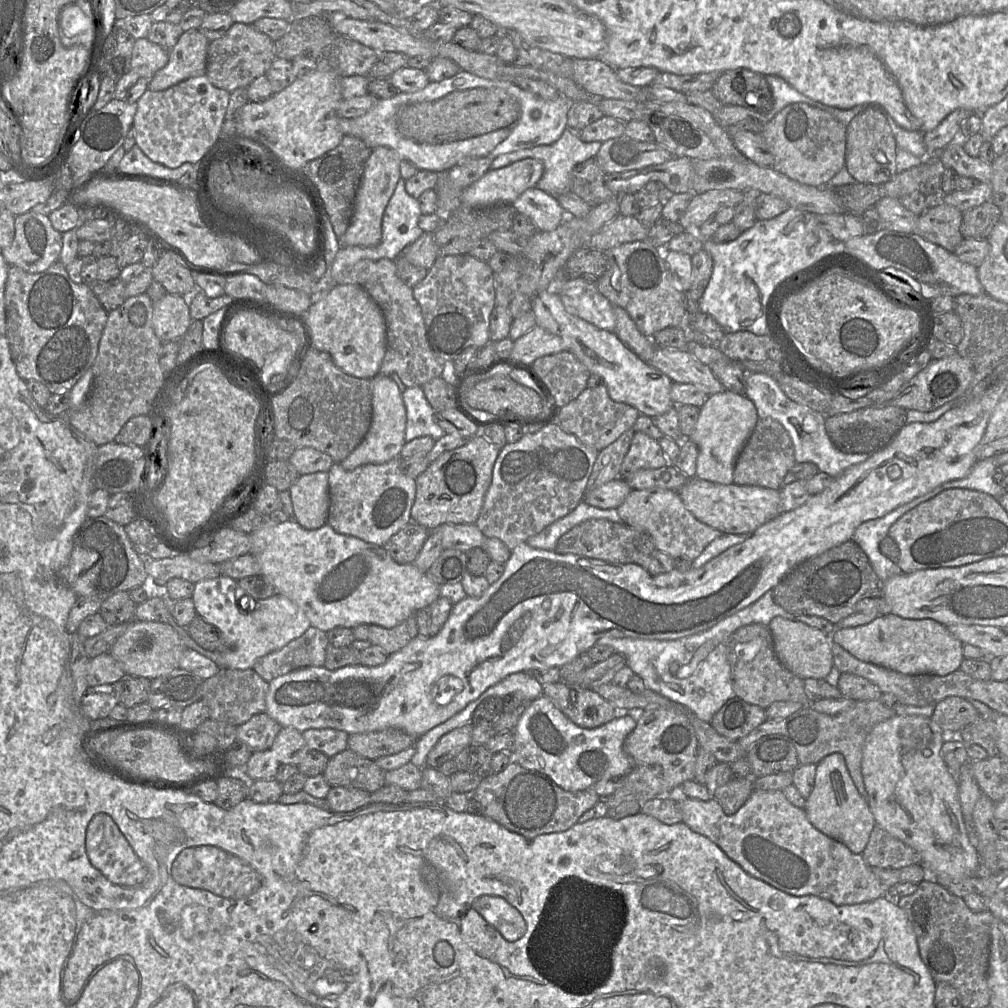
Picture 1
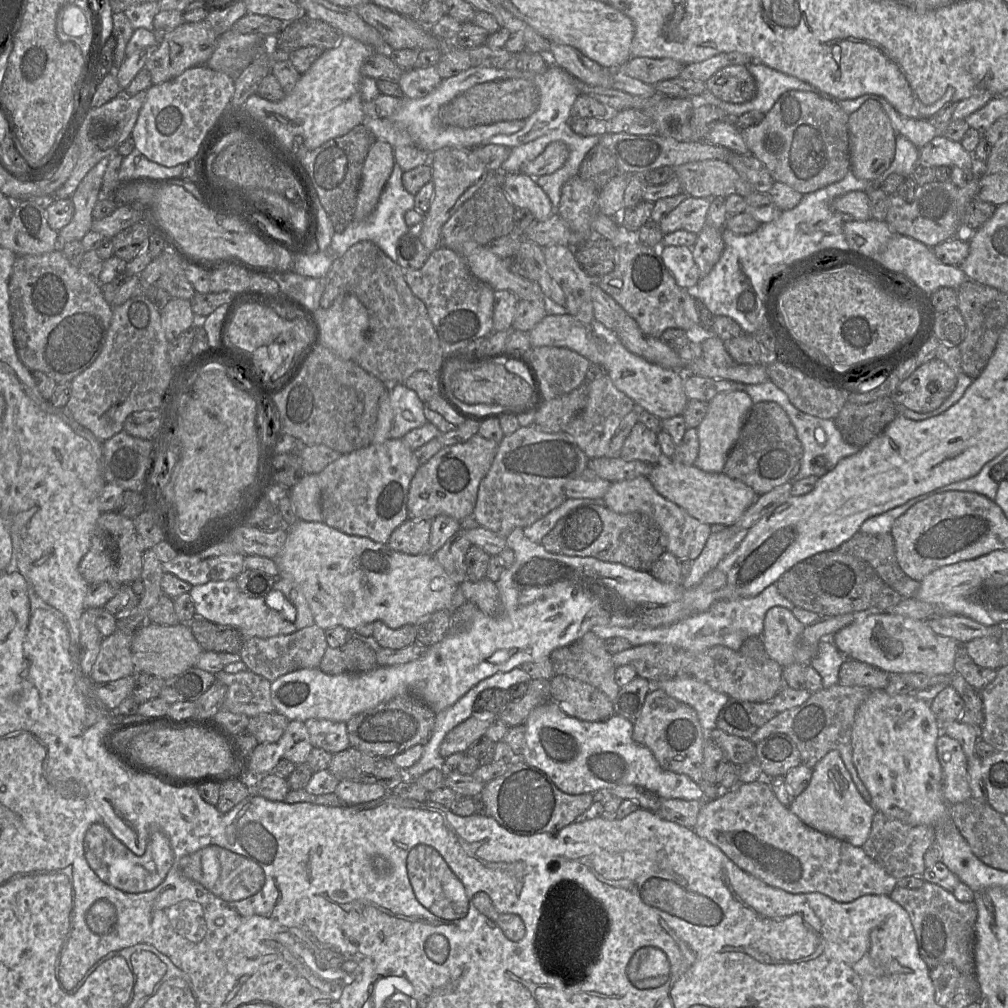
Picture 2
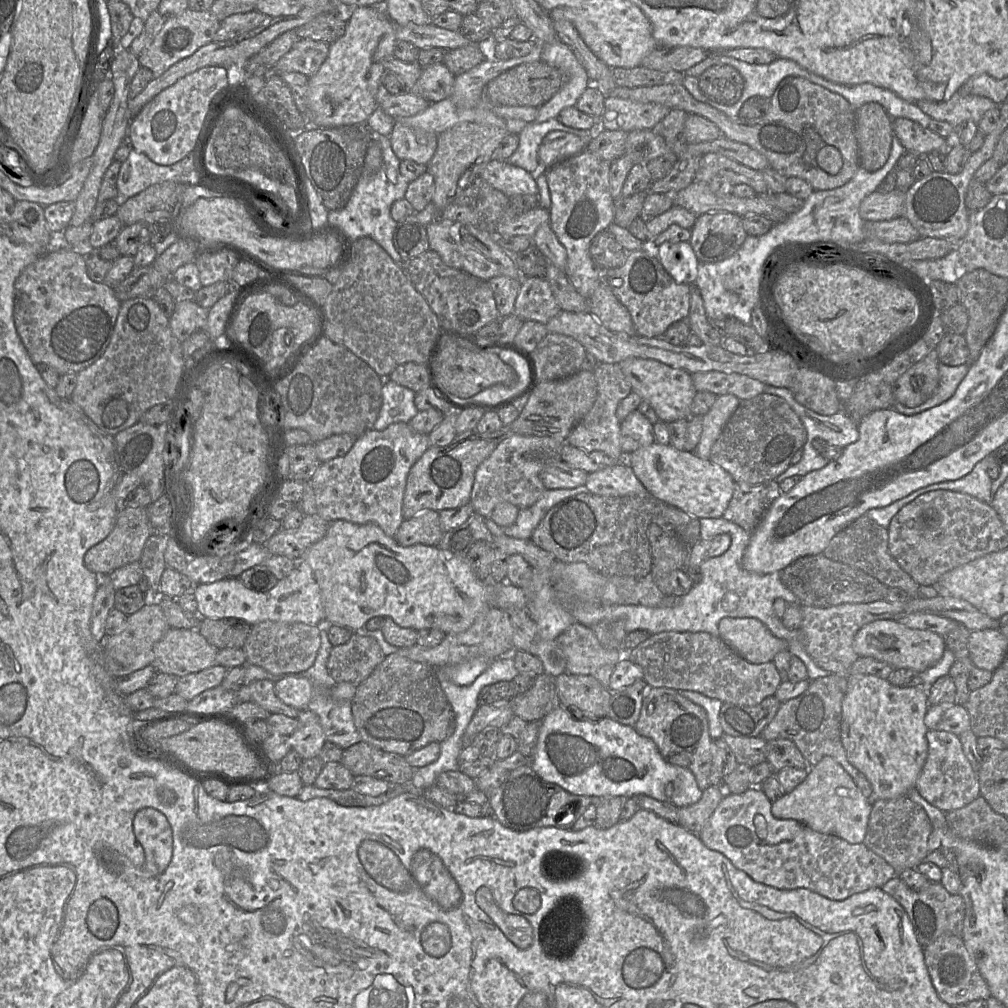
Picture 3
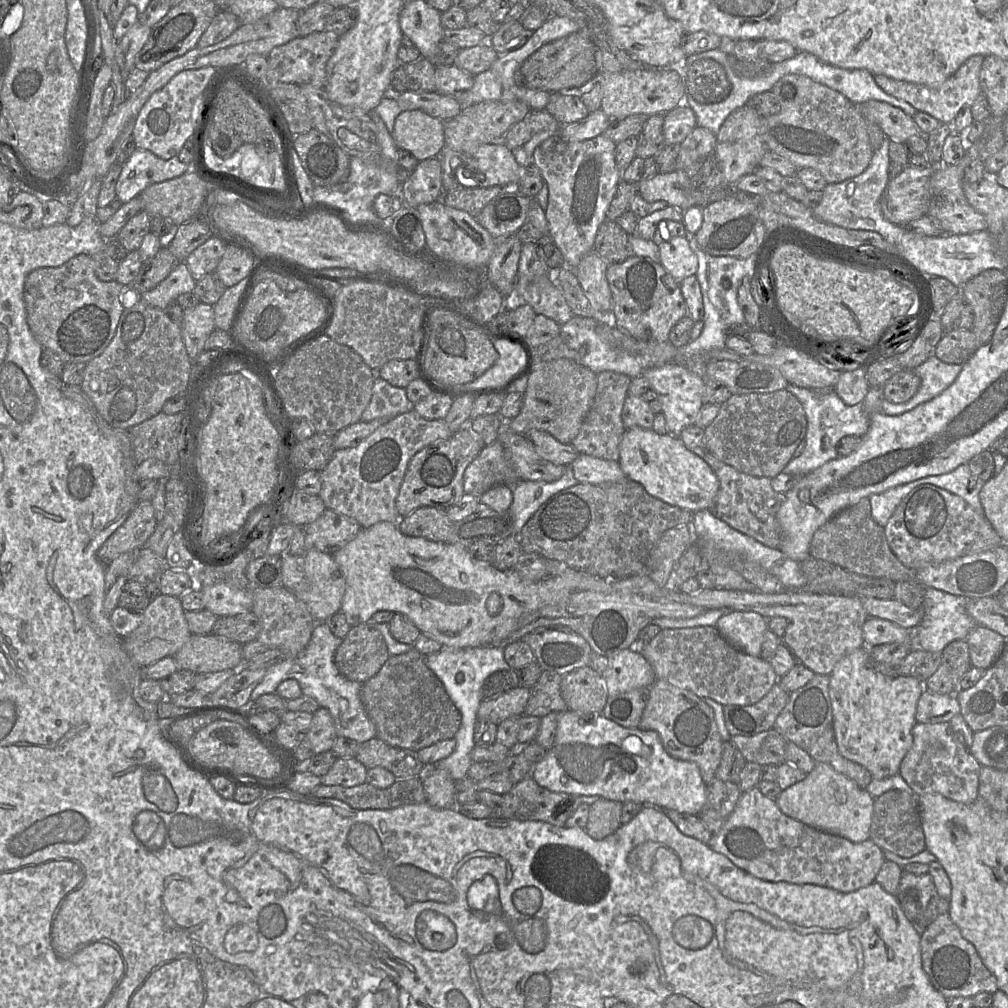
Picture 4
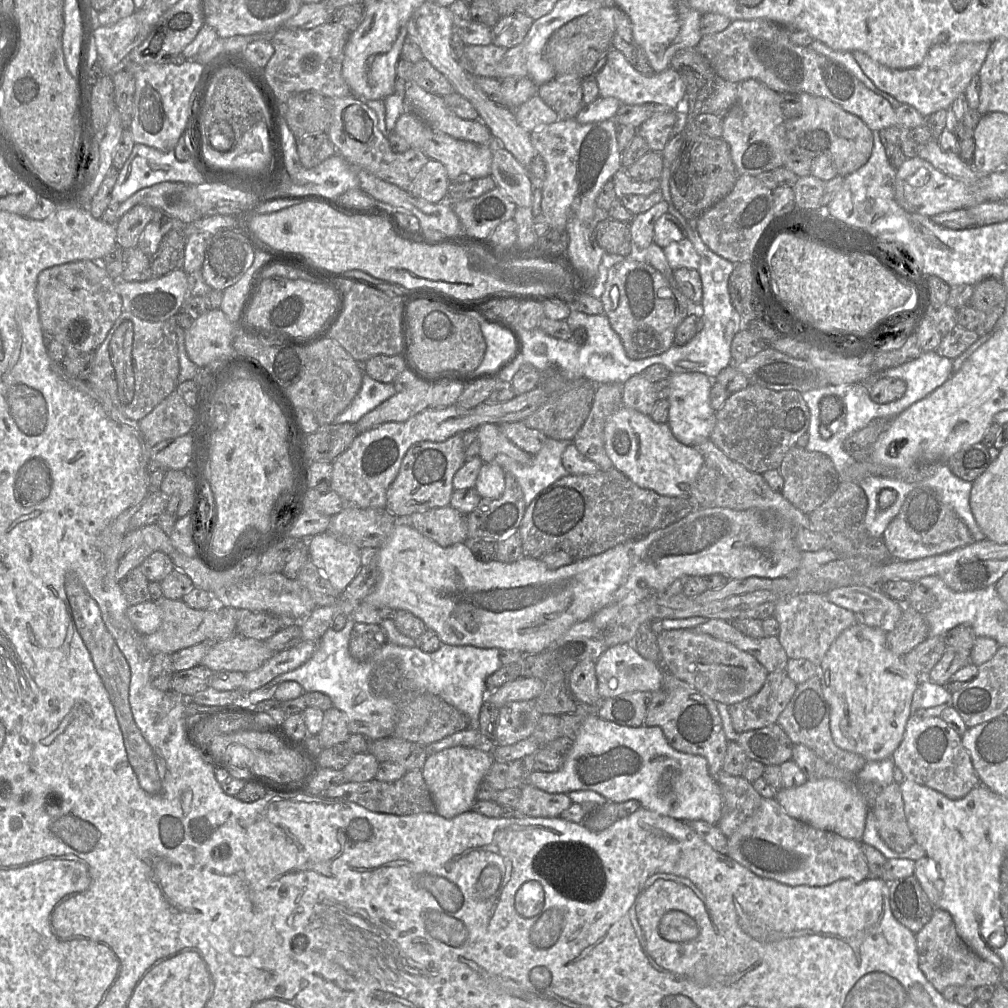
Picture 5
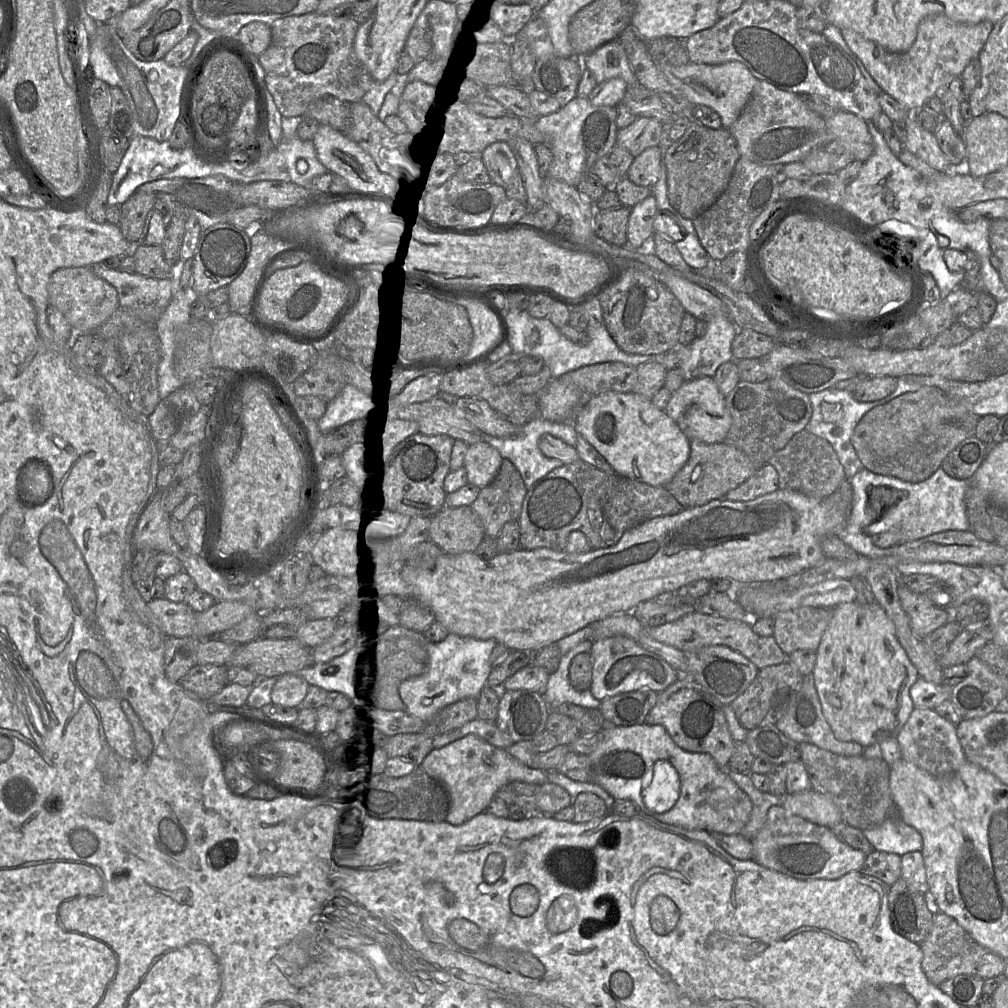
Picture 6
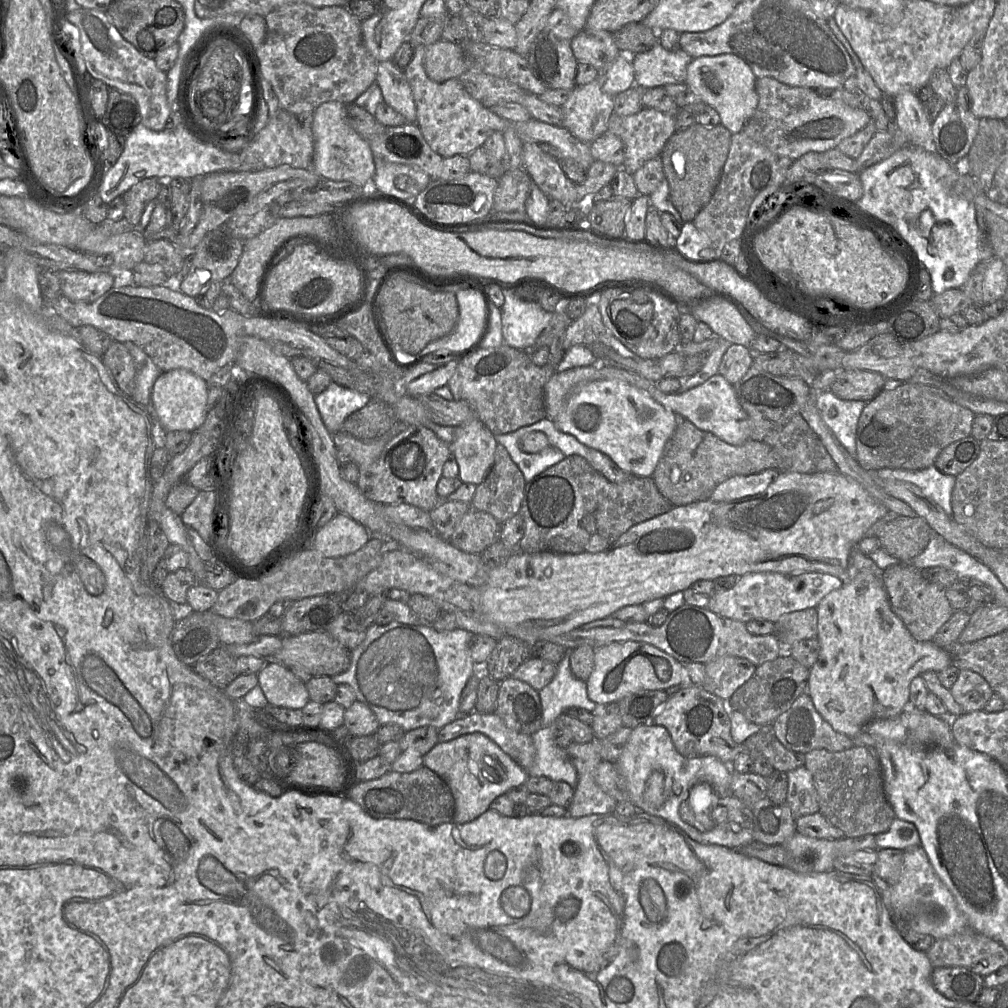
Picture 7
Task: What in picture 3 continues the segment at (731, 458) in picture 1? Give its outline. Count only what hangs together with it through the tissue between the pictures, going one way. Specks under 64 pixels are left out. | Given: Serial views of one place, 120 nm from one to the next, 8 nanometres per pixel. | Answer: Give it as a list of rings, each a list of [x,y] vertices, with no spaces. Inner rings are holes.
[[[733,394],[719,395],[710,410],[703,416],[701,438],[694,451],[701,459],[709,459],[713,444],[739,403],[740,399]]]

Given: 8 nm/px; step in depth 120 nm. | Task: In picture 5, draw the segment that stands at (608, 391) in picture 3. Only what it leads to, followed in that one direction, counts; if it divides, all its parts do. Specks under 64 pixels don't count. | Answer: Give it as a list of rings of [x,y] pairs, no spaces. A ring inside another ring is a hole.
[[[596,384],[596,392],[589,415],[575,435],[573,443],[585,457],[595,462],[600,470],[608,471],[613,467],[605,451],[604,429],[612,417],[623,405],[623,384]]]

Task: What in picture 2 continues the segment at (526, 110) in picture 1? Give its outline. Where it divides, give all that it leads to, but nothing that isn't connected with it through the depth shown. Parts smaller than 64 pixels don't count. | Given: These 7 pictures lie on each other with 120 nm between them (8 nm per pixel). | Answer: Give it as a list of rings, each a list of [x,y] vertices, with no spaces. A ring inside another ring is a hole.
[[[549,65],[545,73],[536,75],[533,79],[539,90],[540,103],[537,110],[527,118],[524,127],[511,135],[495,135],[488,143],[514,148],[531,142],[551,130],[557,129],[563,123],[568,123],[571,119],[571,108],[579,96],[579,91],[574,84],[574,79],[575,77],[573,75],[558,65]]]

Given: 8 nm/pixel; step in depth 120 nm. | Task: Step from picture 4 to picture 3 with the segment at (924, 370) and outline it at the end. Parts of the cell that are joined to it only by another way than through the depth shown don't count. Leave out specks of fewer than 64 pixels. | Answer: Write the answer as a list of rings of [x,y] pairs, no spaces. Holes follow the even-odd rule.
[[[940,362],[938,366],[939,386],[931,398],[921,405],[912,408],[895,401],[892,408],[903,415],[912,416],[944,403],[955,394],[959,384],[967,375],[969,367],[970,364],[948,366]]]

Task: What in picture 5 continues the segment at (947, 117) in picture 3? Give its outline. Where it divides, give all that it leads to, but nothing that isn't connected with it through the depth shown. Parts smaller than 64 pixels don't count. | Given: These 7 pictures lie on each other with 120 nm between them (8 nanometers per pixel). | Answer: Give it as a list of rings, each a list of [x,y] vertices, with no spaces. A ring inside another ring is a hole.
[[[991,41],[937,44],[930,48],[923,61],[912,68],[892,69],[886,67],[862,51],[852,51],[863,72],[882,91],[902,104],[913,106],[921,115],[928,117],[938,110],[950,109],[953,101],[965,93],[971,79],[979,74],[986,59]]]

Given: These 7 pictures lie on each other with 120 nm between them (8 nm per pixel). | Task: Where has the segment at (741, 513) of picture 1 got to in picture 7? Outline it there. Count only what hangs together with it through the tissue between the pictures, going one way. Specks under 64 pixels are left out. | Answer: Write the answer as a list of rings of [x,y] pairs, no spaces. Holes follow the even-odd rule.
[[[598,380],[579,388],[554,420],[555,426],[573,435],[580,443],[607,455],[622,470],[637,477],[652,477],[669,439],[674,434],[678,416],[667,410],[644,390],[621,380]]]

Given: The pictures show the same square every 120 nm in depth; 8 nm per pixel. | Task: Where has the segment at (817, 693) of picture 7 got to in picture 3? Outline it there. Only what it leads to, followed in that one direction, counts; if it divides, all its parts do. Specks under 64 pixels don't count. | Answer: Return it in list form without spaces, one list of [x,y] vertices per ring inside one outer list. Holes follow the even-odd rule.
[[[847,675],[841,740],[848,761],[870,782],[873,801],[903,797],[915,788],[928,756],[924,717],[929,706],[928,694],[921,686],[897,687],[874,675]]]

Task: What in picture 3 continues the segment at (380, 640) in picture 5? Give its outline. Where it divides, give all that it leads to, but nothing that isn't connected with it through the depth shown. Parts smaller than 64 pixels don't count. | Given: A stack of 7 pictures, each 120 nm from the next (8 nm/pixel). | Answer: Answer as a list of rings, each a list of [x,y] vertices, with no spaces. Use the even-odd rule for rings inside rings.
[[[353,632],[350,639],[333,646],[327,661],[327,670],[338,682],[358,686],[385,658],[379,642],[372,636]]]

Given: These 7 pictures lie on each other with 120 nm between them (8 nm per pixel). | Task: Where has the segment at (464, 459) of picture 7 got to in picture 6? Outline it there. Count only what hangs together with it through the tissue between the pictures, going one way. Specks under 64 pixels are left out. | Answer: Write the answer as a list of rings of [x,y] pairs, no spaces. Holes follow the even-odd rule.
[[[484,441],[469,445],[463,465],[468,483],[480,489],[488,486],[498,475],[502,460],[500,452]]]

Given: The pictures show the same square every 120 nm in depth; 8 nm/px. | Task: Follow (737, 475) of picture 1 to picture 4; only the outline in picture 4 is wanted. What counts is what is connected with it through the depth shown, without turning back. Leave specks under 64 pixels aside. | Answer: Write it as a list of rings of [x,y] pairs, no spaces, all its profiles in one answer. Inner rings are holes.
[[[784,389],[771,393],[733,394],[720,405],[718,415],[704,432],[707,448],[725,464],[751,476],[773,478],[793,459],[793,453],[805,438],[806,431],[807,418],[801,402]]]

